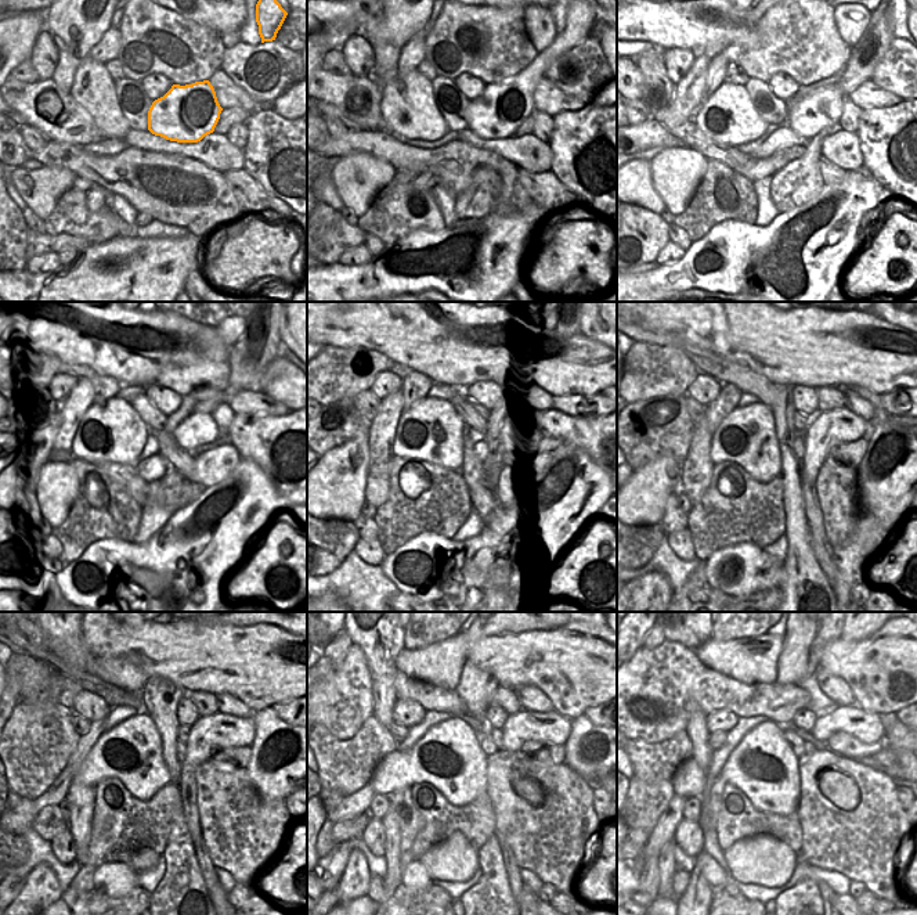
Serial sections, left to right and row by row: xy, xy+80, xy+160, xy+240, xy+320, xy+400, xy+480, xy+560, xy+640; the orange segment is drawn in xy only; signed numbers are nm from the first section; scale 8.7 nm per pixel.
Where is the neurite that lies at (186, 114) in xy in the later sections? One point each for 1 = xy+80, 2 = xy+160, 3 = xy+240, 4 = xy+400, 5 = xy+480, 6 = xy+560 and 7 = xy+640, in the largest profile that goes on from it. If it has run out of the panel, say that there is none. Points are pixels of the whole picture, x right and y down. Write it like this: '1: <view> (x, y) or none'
1: xy+80 (501, 108)
2: xy+160 (808, 116)
3: xy+240 (197, 429)
4: xy+400 (838, 425)
5: xy+480 (221, 730)
6: xy+560 (551, 727)
7: xy+640 (867, 727)

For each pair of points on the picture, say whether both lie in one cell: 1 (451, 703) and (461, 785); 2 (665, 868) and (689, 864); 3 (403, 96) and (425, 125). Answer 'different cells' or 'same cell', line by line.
1: different cells
2: different cells
3: same cell

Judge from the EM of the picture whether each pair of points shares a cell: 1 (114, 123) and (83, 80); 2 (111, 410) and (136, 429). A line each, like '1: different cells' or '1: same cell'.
1: same cell
2: same cell

